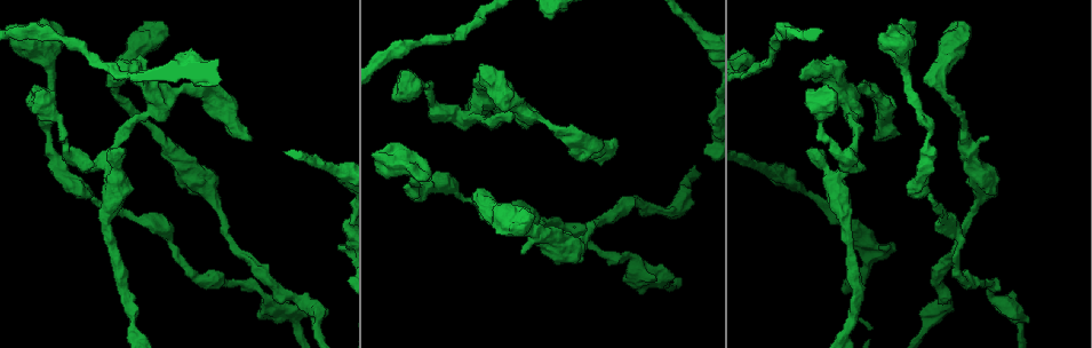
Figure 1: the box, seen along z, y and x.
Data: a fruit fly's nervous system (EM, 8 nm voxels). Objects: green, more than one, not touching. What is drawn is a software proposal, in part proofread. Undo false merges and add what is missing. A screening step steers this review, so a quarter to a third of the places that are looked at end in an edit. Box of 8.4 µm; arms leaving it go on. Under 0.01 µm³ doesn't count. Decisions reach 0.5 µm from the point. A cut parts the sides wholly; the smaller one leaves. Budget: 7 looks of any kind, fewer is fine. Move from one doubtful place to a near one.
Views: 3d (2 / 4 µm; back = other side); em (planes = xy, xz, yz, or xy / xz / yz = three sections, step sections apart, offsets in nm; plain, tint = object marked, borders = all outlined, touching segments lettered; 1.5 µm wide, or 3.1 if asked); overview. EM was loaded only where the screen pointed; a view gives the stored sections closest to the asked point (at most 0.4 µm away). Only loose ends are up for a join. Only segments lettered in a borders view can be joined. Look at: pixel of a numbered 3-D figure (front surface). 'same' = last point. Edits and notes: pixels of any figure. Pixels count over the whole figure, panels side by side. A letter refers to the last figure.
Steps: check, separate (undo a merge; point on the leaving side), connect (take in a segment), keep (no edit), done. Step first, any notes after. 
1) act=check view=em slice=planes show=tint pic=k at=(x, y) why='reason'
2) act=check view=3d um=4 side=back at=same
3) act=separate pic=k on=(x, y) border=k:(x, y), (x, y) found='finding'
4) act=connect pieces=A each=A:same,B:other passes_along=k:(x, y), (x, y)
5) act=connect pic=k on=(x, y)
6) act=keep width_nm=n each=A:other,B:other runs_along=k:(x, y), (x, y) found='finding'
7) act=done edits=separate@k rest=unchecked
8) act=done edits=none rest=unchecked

act=check view=em slice=planes show=tint pic=1 at=(103, 162) why='sharp bend'

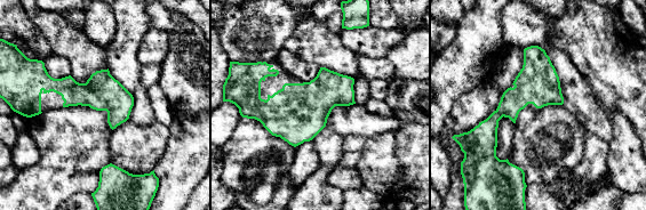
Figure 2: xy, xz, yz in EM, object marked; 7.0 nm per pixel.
act=check view=em slice=planes show=borders at=same why='see the neighbours'

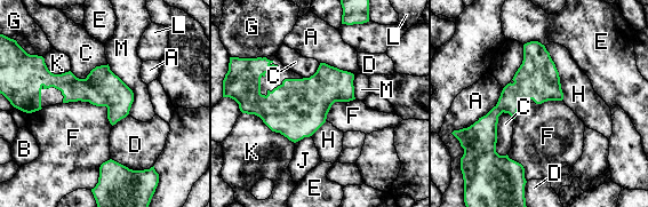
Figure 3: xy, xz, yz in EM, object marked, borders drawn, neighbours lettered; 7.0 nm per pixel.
act=keep each=A:other,B:other,C:other,D:other,E:other,F:other,G:other,H:other,J:other,K:other,L:other,M:other border=3:(508, 112), (498, 117), (495, 144) found='one neuron here'

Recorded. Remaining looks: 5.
act=check view=3d um=4 pic=1 at=(426, 178) why='free end'

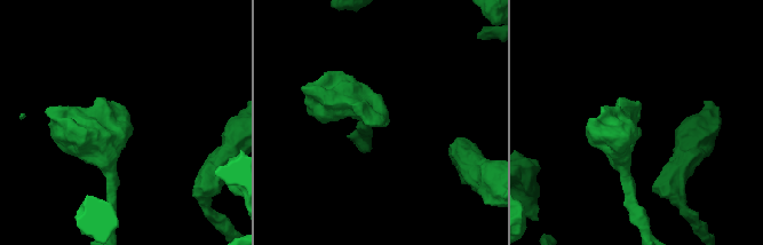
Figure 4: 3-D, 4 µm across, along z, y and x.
act=check view=em slice=planes show=borders pic=4 at=(382, 124)

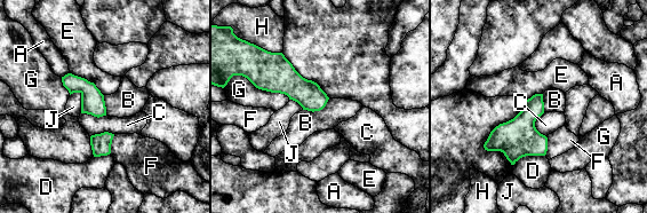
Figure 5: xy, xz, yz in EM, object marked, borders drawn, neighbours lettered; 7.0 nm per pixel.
act=keep each=A:other,B:other,C:other,D:other,E:other,F:other,G:other,H:other,J:other border=5:(329, 99), (319, 110), (303, 110) found='none of them fits'

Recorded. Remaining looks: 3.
act=check view=3d um=4 pic=1 at=(523, 251) why='stops while still wide'

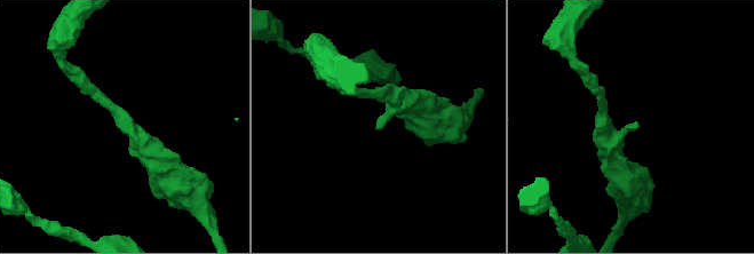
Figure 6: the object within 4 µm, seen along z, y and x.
act=check view=em slice=planes show=borders pic=6 at=(639, 124)

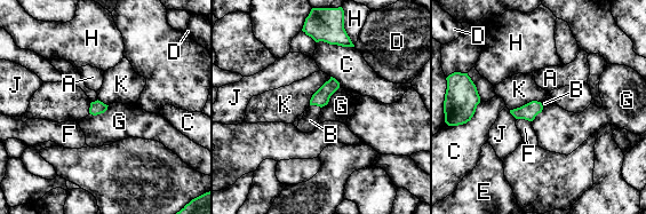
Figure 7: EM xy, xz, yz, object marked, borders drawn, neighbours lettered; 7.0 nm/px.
act=connect pieces=B each=A:other,B:same,C:other,D:other,E:other,F:other,G:other,H:other,J:other,K:other passes_along=7:(321, 96), (316, 104), (310, 120) found='it goes on there'

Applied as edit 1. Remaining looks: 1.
act=done edits=connect@7 rest=unchecked

